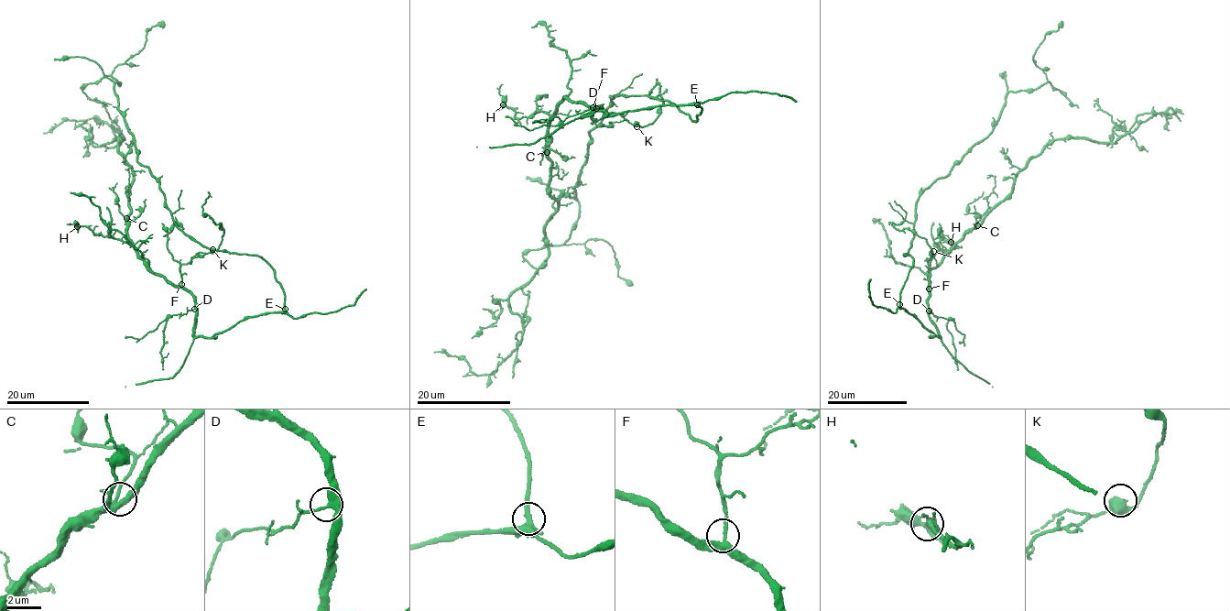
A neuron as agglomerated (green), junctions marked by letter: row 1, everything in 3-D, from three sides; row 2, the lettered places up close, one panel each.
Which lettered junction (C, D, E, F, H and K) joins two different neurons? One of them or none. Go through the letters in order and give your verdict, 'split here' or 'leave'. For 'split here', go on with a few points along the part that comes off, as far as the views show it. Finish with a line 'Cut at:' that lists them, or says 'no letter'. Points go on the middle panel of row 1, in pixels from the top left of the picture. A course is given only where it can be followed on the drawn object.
C: leave
D: leave
E: leave
F: leave
H: leave
K: leave
Cut at: no letter

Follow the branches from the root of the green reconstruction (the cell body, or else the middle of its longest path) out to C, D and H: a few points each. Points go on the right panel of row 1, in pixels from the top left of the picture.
C: (922, 324), (933, 334), (930, 336), (939, 336), (929, 316), (929, 276), (944, 254), (977, 225)
D: (922, 324), (933, 334), (930, 336), (939, 336), (929, 310)
H: (922, 324), (933, 334), (930, 336), (939, 336), (929, 316), (929, 276), (946, 250), (958, 246), (951, 242)

